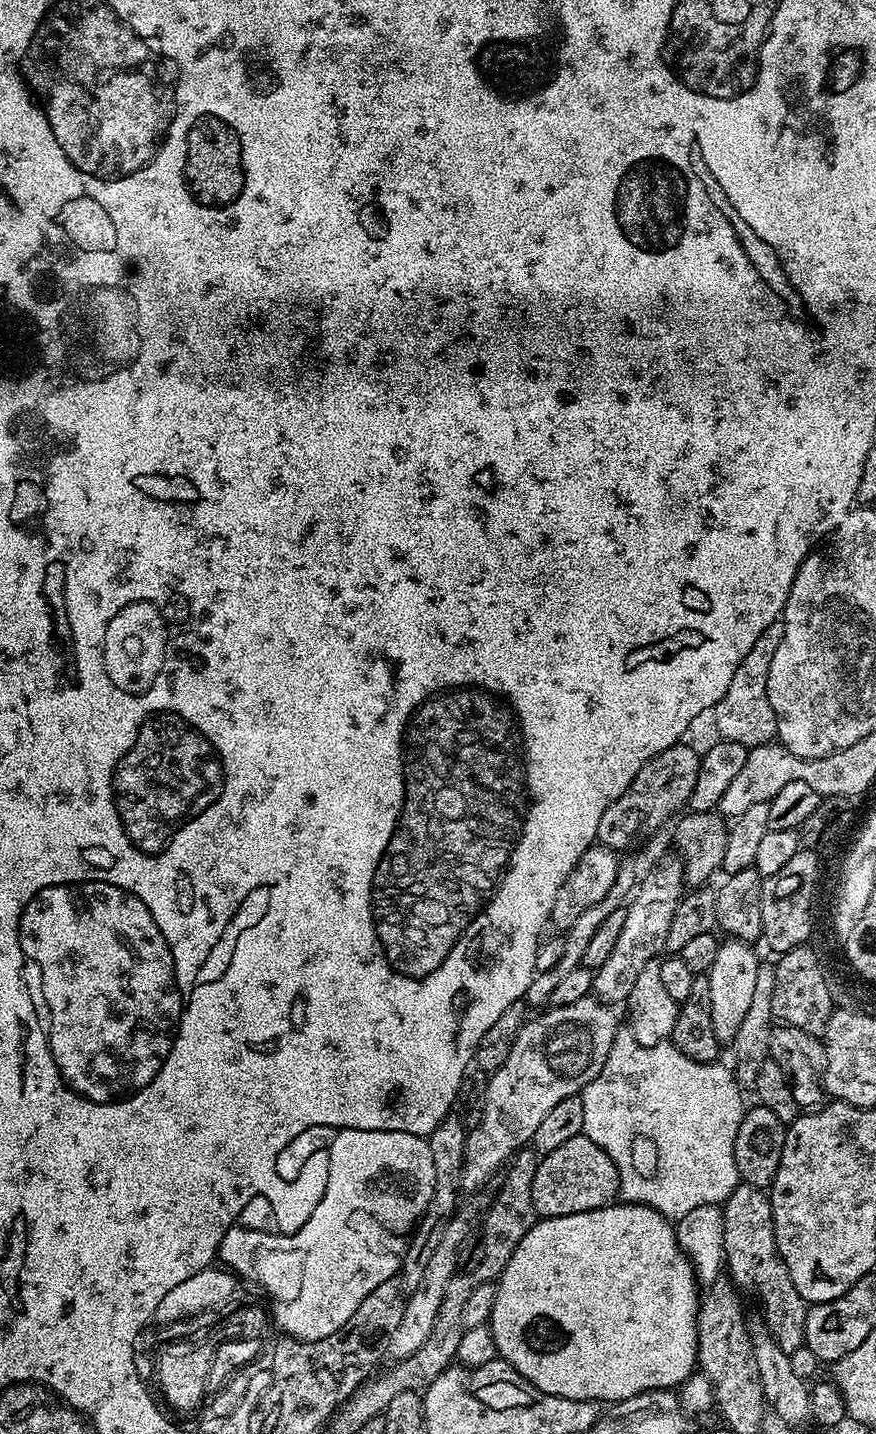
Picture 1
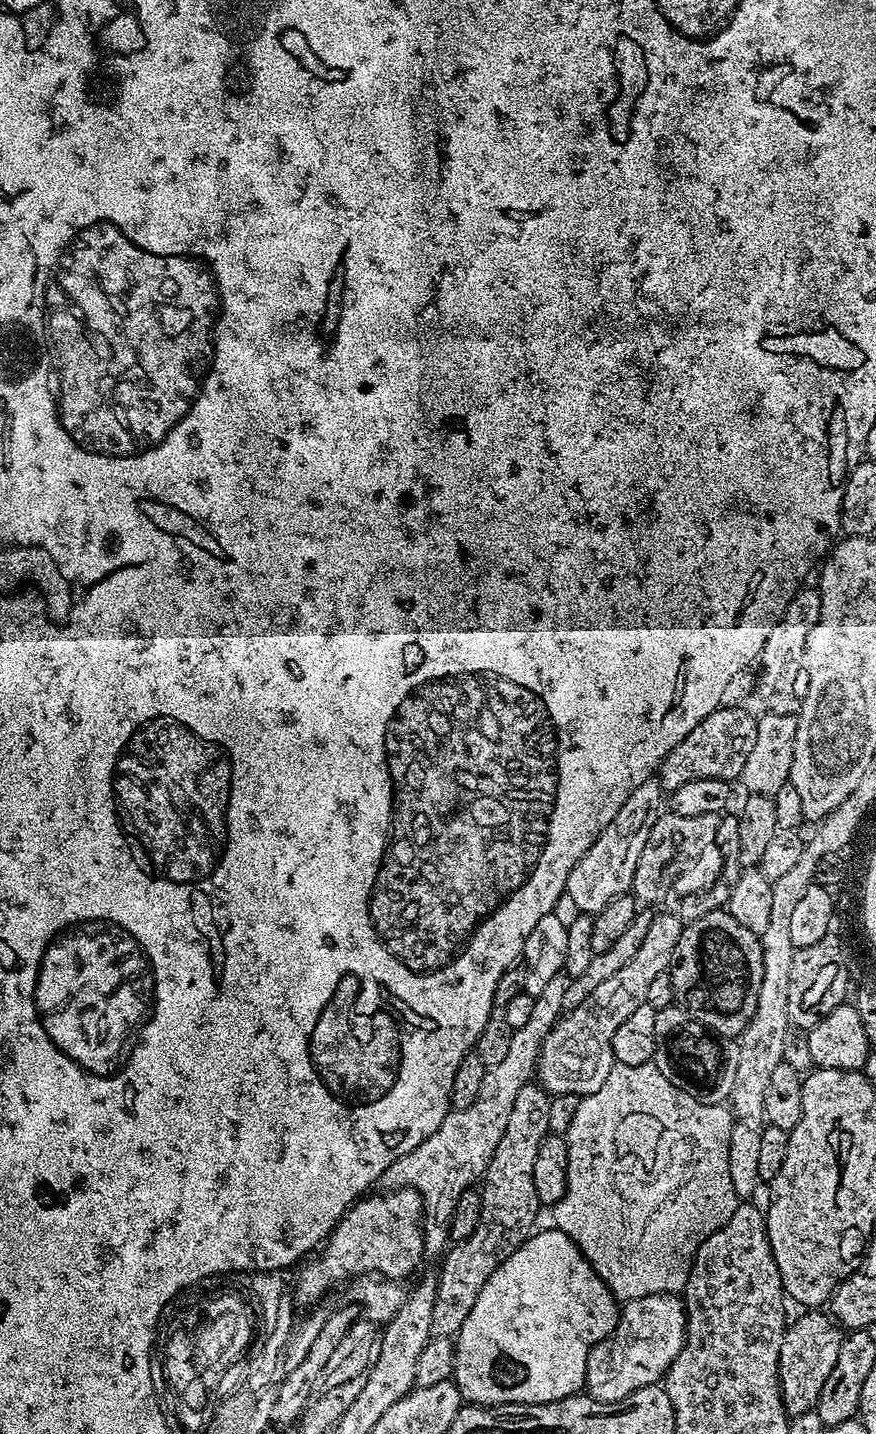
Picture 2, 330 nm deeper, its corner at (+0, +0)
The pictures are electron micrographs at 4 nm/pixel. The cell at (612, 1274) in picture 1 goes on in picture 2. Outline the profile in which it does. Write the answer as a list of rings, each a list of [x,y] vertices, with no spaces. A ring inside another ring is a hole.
[[[549,1226],[545,1232],[540,1230],[533,1231],[528,1240],[510,1254],[490,1274],[486,1286],[482,1286],[482,1294],[478,1294],[478,1302],[474,1302],[474,1310],[470,1310],[470,1318],[462,1322],[462,1330],[455,1336],[454,1343],[456,1346],[456,1365],[452,1371],[454,1383],[460,1391],[461,1401],[467,1402],[472,1406],[499,1406],[501,1404],[545,1404],[561,1400],[567,1396],[577,1395],[585,1387],[585,1376],[587,1374],[588,1356],[591,1348],[600,1340],[607,1339],[615,1329],[616,1320],[620,1316],[618,1301],[613,1296],[612,1291],[604,1285],[604,1279],[592,1268],[592,1263],[580,1253],[580,1248],[573,1242],[570,1237],[561,1232],[555,1226]]]

